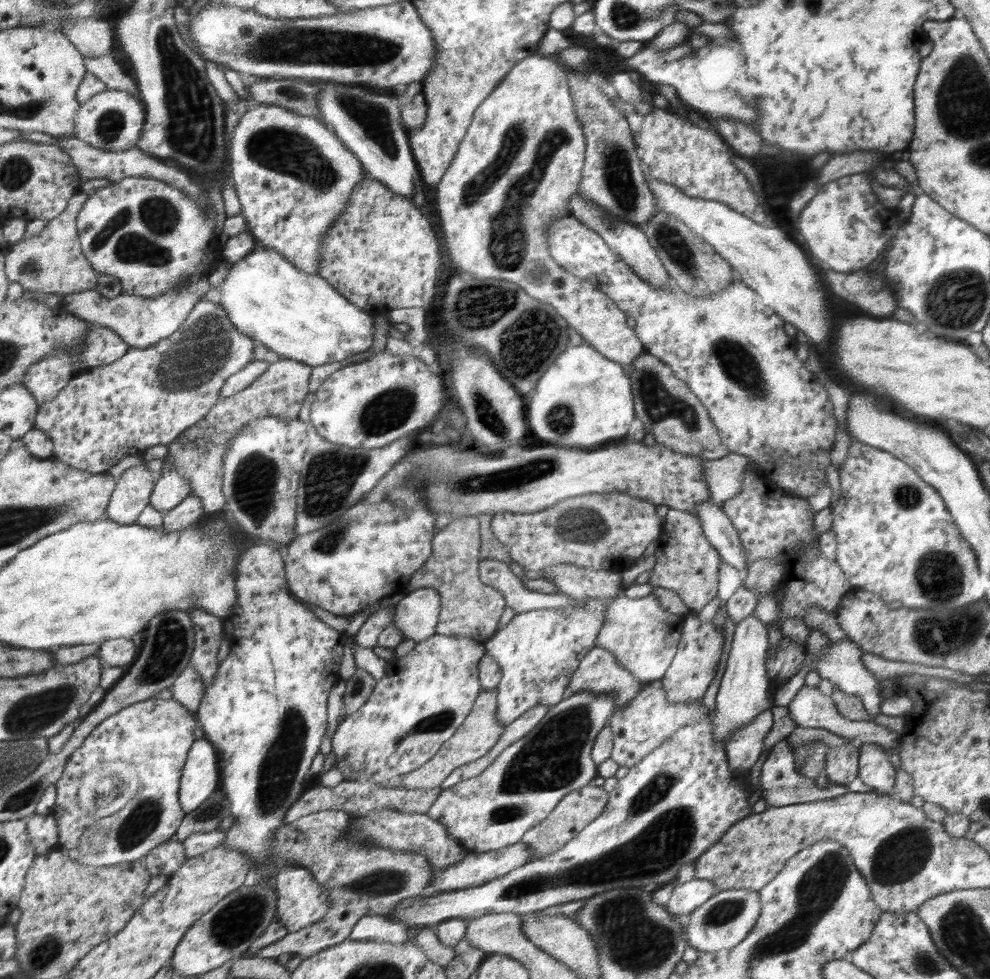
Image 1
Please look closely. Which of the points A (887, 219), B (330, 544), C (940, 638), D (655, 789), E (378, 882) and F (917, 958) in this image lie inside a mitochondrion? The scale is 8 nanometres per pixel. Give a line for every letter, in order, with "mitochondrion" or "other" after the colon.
A: other
B: mitochondrion
C: mitochondrion
D: mitochondrion
E: mitochondrion
F: mitochondrion

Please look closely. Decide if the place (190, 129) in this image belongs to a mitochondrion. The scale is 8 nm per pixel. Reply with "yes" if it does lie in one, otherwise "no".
yes

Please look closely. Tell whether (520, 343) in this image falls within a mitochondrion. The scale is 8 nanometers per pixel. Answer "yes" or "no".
yes

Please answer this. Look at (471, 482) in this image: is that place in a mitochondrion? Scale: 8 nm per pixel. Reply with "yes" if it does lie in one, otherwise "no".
yes

